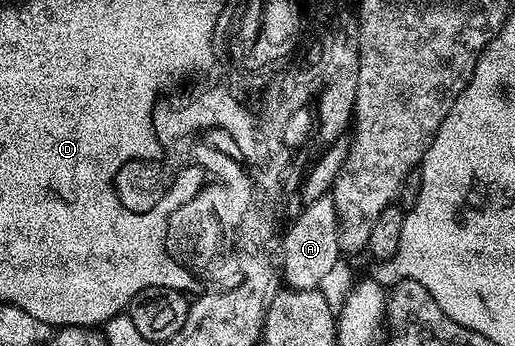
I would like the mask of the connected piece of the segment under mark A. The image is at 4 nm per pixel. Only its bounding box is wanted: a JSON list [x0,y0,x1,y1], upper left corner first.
[281,194,341,289]

